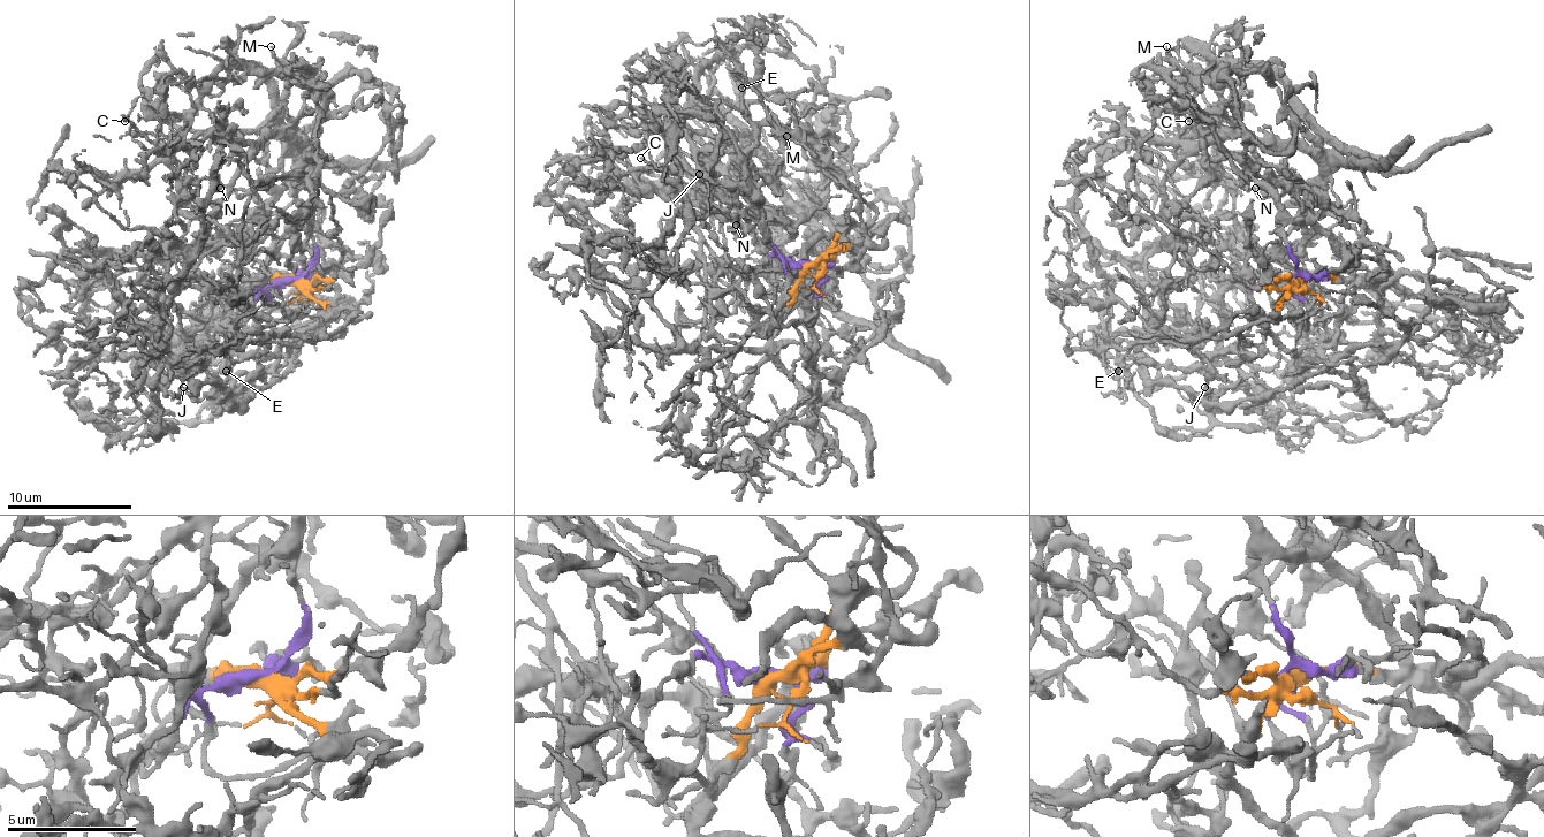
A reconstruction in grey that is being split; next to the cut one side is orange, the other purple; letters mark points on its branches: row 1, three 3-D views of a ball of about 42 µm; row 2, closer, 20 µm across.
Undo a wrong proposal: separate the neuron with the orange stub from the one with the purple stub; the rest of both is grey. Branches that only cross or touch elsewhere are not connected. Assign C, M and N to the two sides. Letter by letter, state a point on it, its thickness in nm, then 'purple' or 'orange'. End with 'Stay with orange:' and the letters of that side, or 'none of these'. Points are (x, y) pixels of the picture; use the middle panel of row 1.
C: at (640, 158); 90 nm thick; purple
M: at (786, 136); 200 nm thick; purple
N: at (736, 225); 110 nm thick; purple
Stay with orange: none of these

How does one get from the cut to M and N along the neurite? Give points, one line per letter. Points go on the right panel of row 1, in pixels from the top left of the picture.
M: (1293, 281), (1297, 272), (1284, 210), (1234, 159), (1212, 156), (1206, 150), (1200, 106), (1171, 78), (1165, 47)
N: (1293, 281), (1284, 210), (1206, 150), (1200, 106), (1171, 71), (1231, 91), (1253, 159), (1218, 166), (1255, 188)

